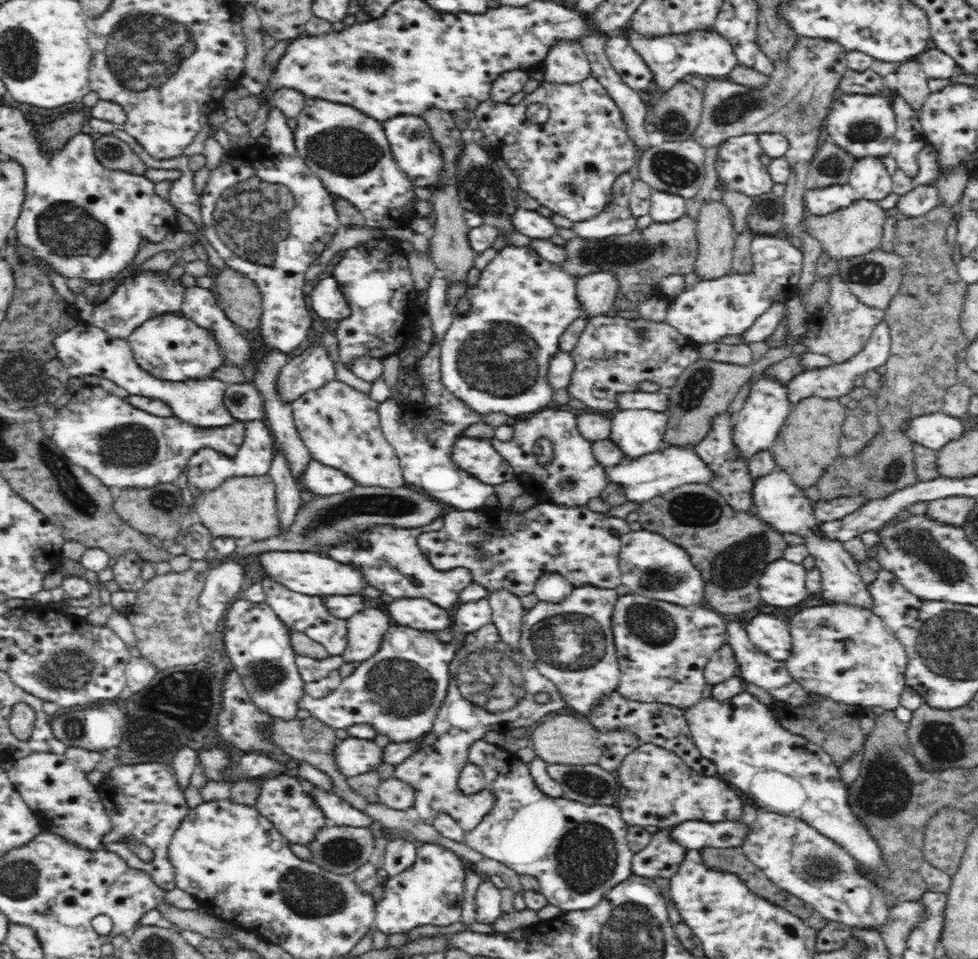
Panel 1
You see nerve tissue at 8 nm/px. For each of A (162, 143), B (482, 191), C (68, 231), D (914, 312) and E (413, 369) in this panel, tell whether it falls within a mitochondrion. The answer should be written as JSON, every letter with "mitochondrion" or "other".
{"A":"other","B":"mitochondrion","C":"mitochondrion","D":"other","E":"other"}

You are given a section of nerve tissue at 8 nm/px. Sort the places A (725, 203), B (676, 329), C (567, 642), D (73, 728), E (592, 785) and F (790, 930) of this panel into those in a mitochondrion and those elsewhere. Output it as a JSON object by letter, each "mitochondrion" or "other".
{"A":"other","B":"other","C":"mitochondrion","D":"mitochondrion","E":"mitochondrion","F":"other"}

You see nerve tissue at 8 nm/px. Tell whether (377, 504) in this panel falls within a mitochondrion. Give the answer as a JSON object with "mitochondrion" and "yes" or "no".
{"mitochondrion":"yes"}

